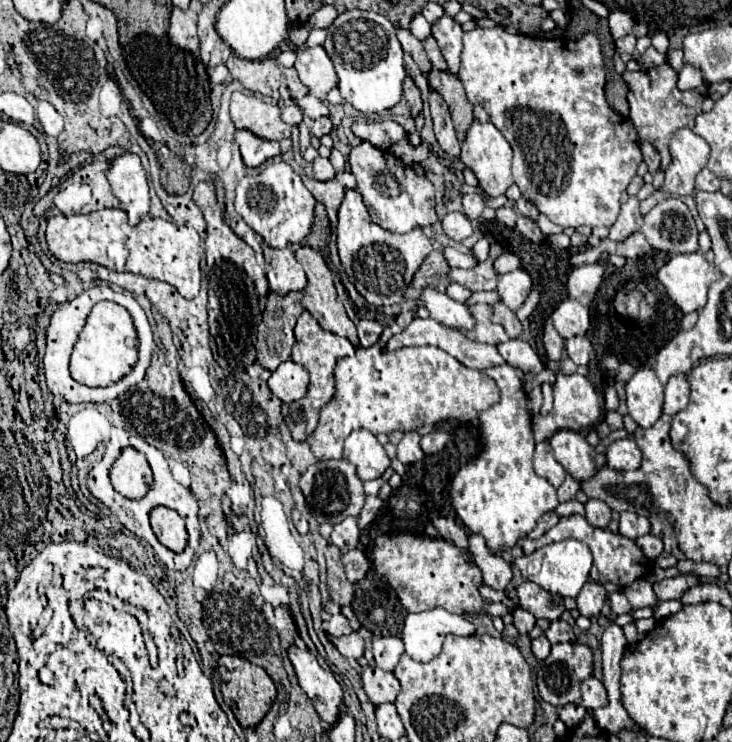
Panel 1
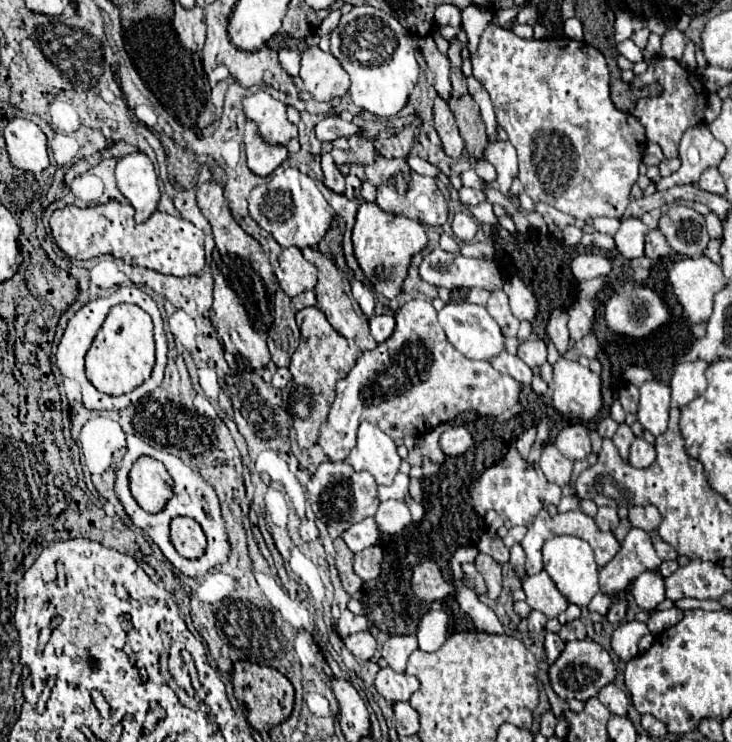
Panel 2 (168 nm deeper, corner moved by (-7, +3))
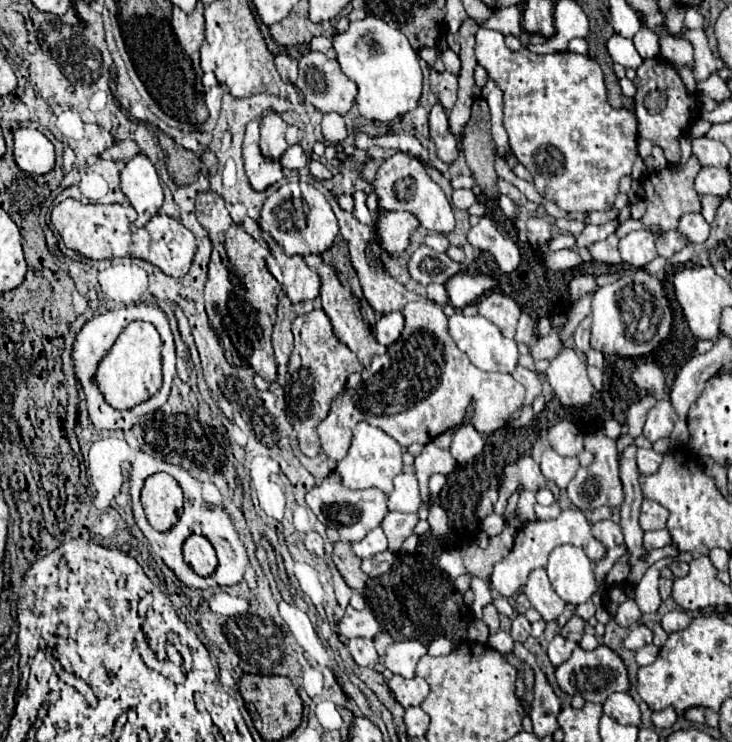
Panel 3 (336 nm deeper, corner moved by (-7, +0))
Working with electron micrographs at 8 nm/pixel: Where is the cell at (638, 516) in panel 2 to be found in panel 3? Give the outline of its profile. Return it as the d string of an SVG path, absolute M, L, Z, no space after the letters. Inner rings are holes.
M643 500L641 506L641 516L639 516L639 524L643 530L661 530L665 528L669 518L669 510L663 508L661 504L653 502L653 500Z

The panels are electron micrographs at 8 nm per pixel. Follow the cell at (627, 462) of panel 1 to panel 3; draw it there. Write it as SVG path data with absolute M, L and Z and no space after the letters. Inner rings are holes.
M637 448L637 468L641 474L649 476L655 474L659 470L663 462L663 456L657 454L655 450L645 450L645 448Z

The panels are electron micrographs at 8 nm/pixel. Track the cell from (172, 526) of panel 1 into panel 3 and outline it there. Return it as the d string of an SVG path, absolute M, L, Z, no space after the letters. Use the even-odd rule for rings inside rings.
M189 536L183 546L185 562L199 574L199 576L211 576L217 568L217 554L209 540L205 536Z

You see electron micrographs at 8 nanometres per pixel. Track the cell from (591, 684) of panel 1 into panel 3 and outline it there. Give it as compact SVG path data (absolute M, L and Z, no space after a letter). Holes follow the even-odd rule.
M615 692L613 696L609 696L607 702L603 704L603 712L609 718L617 720L619 724L631 724L631 726L641 724L641 710L627 692Z

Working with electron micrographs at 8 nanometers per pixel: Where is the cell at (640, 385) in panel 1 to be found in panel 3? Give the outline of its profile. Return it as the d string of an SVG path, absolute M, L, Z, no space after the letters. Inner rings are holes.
M659 400L647 414L647 422L643 428L643 436L649 442L657 442L661 438L667 438L673 432L673 426L677 422L677 412L667 400Z

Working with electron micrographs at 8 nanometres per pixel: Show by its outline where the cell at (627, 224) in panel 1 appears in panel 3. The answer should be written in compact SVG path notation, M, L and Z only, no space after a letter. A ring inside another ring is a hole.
M641 230L641 232L629 232L627 236L621 238L619 242L619 252L625 264L643 268L651 260L655 260L657 250L655 250L655 236Z

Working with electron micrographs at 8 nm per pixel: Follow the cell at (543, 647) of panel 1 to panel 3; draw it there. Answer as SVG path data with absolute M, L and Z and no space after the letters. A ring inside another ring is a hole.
M555 636L555 638L551 640L549 648L547 648L547 654L549 654L551 664L553 664L553 666L563 664L563 662L571 656L571 652L573 652L575 648L577 648L577 644L575 644L575 642L565 640L563 636Z

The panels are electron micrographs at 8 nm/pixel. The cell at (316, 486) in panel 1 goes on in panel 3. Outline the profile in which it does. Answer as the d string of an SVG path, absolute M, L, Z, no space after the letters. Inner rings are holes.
M331 472L321 484L317 484L309 494L307 494L307 504L315 512L315 516L327 526L339 532L341 540L345 542L359 542L365 538L367 532L377 528L385 514L389 512L387 508L387 494L377 492L377 488L365 488L365 490L349 490L341 484L341 478Z

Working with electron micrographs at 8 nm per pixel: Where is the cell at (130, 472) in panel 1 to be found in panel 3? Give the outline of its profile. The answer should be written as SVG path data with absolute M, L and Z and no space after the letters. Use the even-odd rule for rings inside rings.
M157 472L145 480L141 502L149 524L159 532L167 532L177 524L183 510L183 490L169 474Z

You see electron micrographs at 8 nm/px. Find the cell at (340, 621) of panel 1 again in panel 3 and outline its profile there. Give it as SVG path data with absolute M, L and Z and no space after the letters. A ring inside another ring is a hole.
M349 606L337 632L343 638L375 638L379 632L379 622L371 610L355 610Z

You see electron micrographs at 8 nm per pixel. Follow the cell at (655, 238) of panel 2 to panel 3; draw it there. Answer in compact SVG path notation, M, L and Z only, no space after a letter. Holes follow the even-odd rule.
M677 230L665 232L663 236L657 238L657 252L659 256L665 256L665 258L671 258L675 252L683 250L685 246L687 246L687 238Z

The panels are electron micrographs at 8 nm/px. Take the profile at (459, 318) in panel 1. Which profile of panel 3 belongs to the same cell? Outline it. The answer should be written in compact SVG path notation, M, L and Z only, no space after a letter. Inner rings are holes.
M455 312L449 318L449 334L453 336L457 348L461 352L465 352L469 356L469 360L479 370L485 370L485 372L507 372L507 374L511 374L515 370L517 360L519 360L519 350L517 350L515 340L505 338L499 332L499 328L493 322L485 320L483 316L463 316L461 312Z

